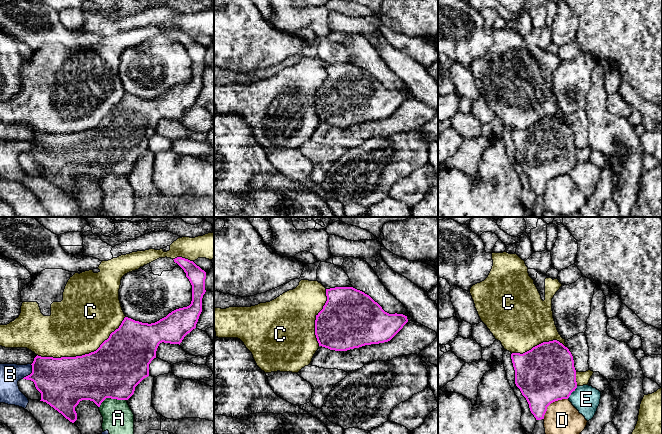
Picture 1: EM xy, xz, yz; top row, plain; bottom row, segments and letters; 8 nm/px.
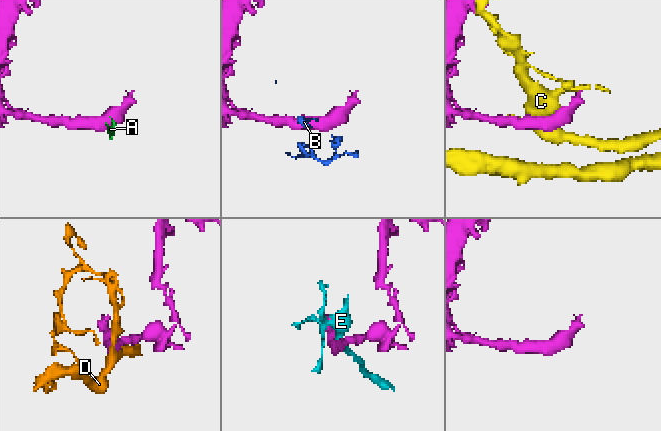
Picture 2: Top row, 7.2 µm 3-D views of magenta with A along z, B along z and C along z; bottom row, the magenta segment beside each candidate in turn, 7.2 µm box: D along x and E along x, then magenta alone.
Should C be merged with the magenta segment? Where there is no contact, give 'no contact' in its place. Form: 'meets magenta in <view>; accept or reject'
meets magenta in xy; reject

